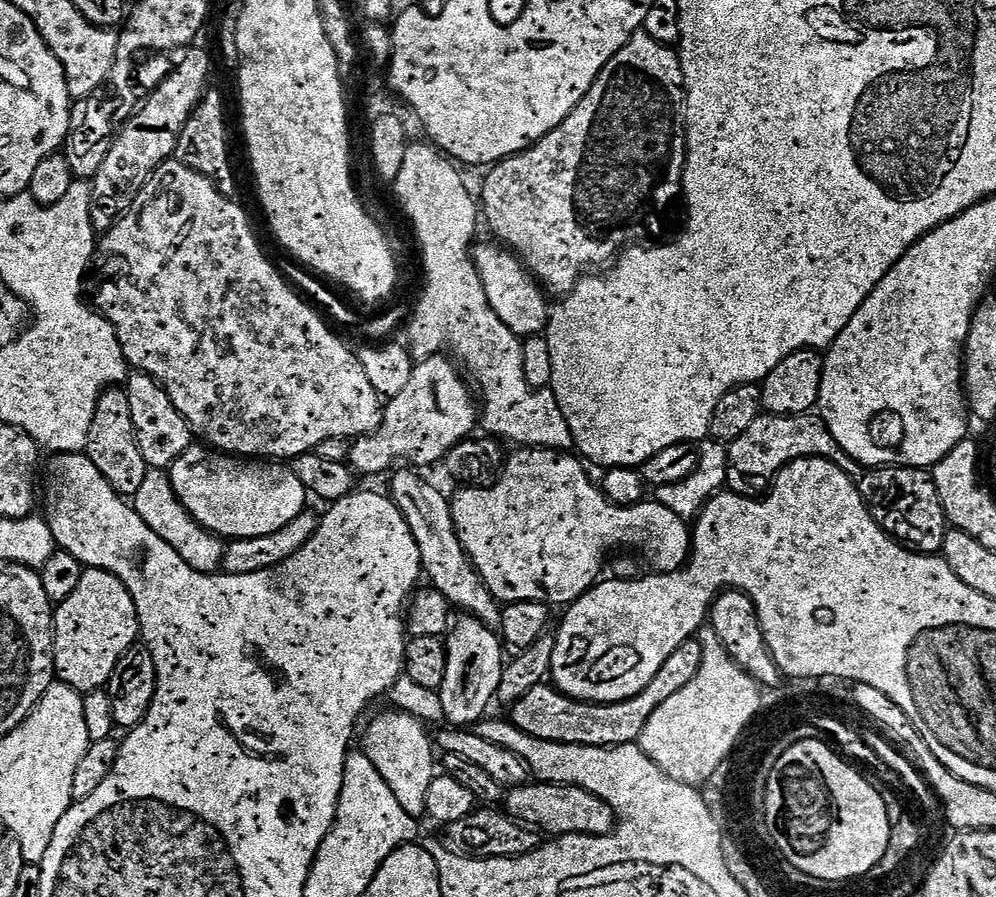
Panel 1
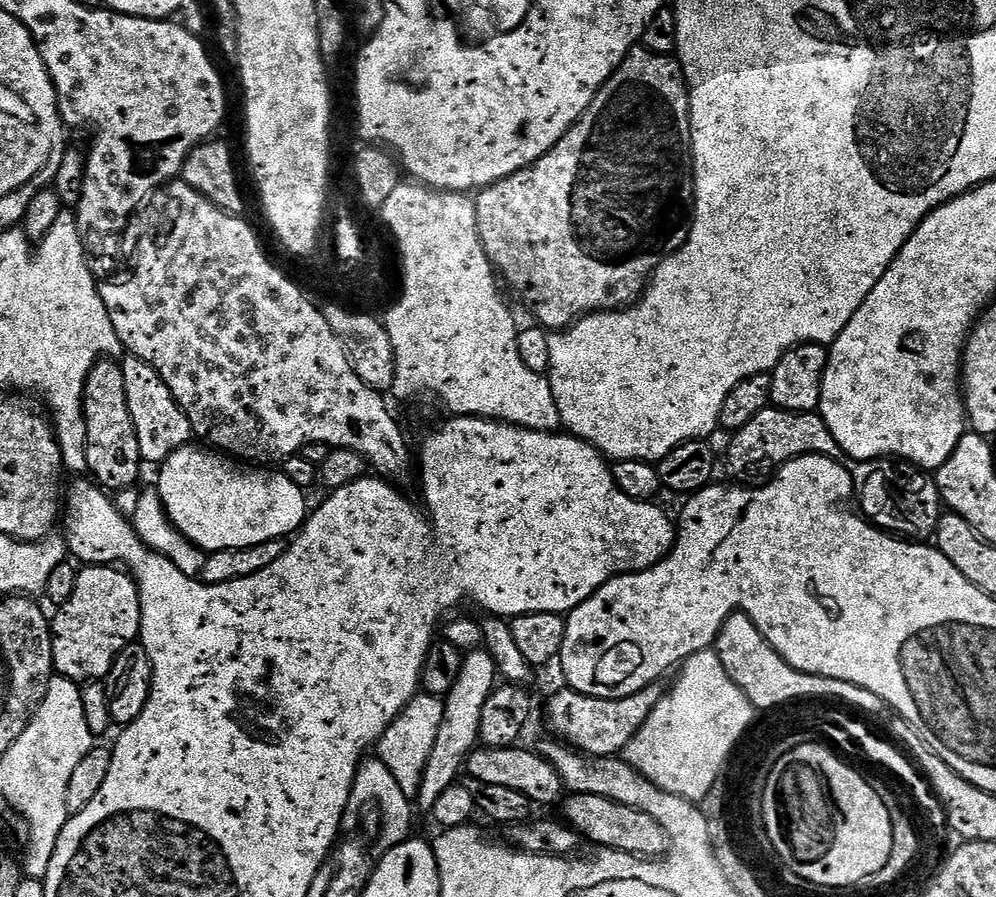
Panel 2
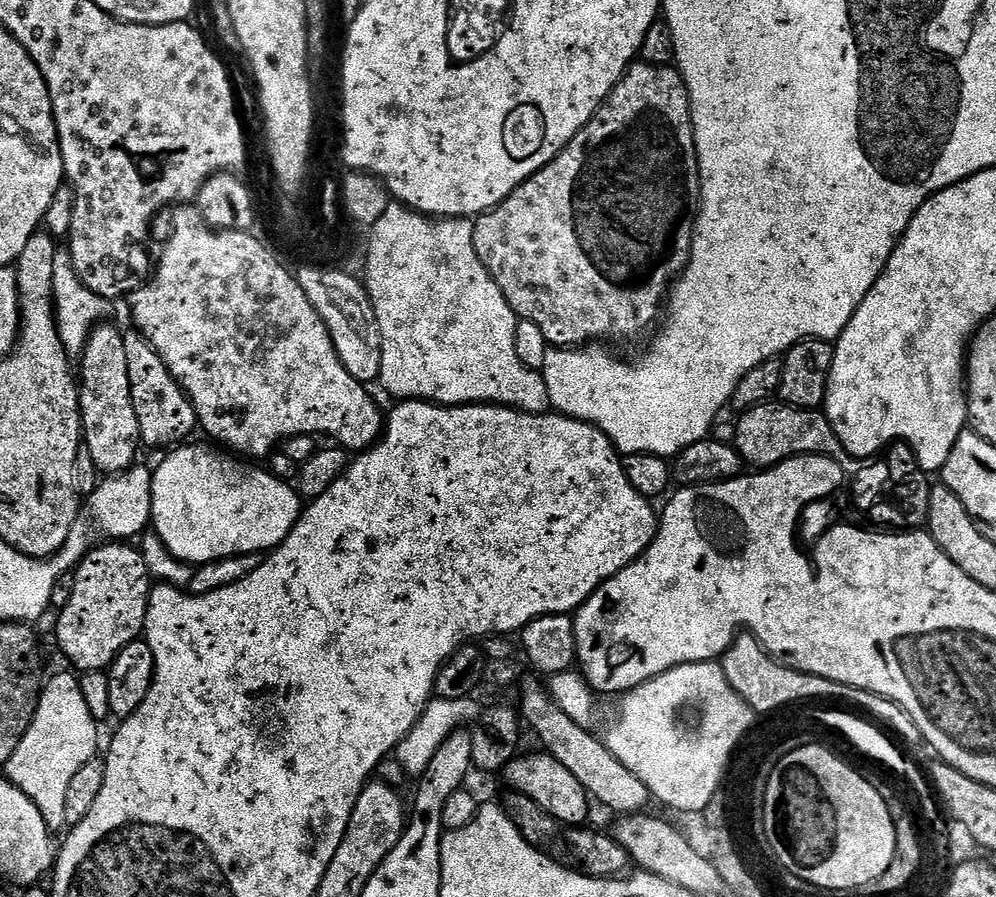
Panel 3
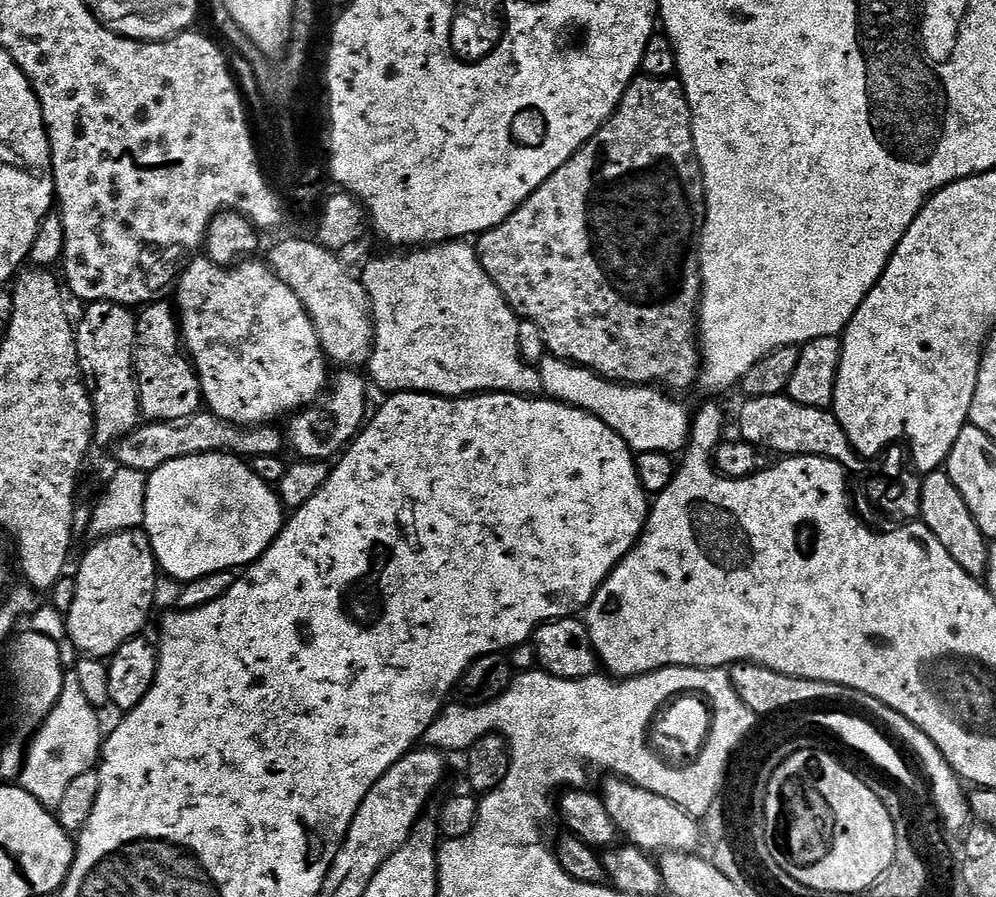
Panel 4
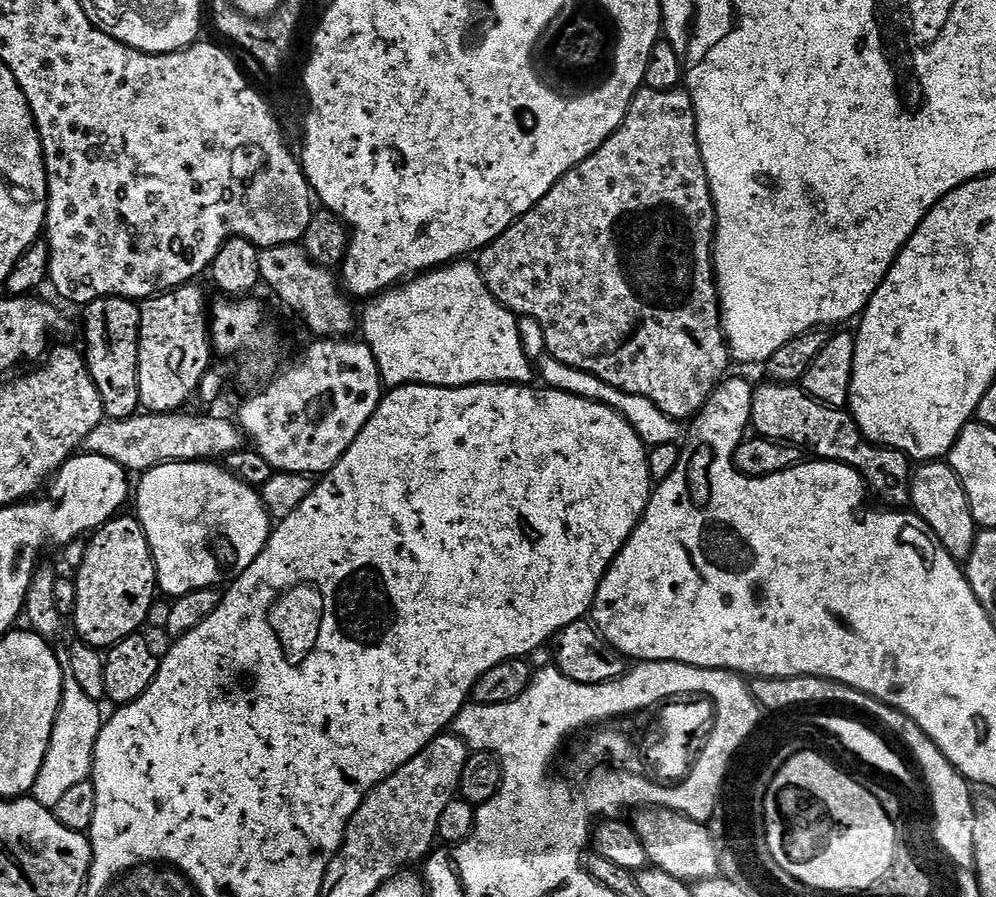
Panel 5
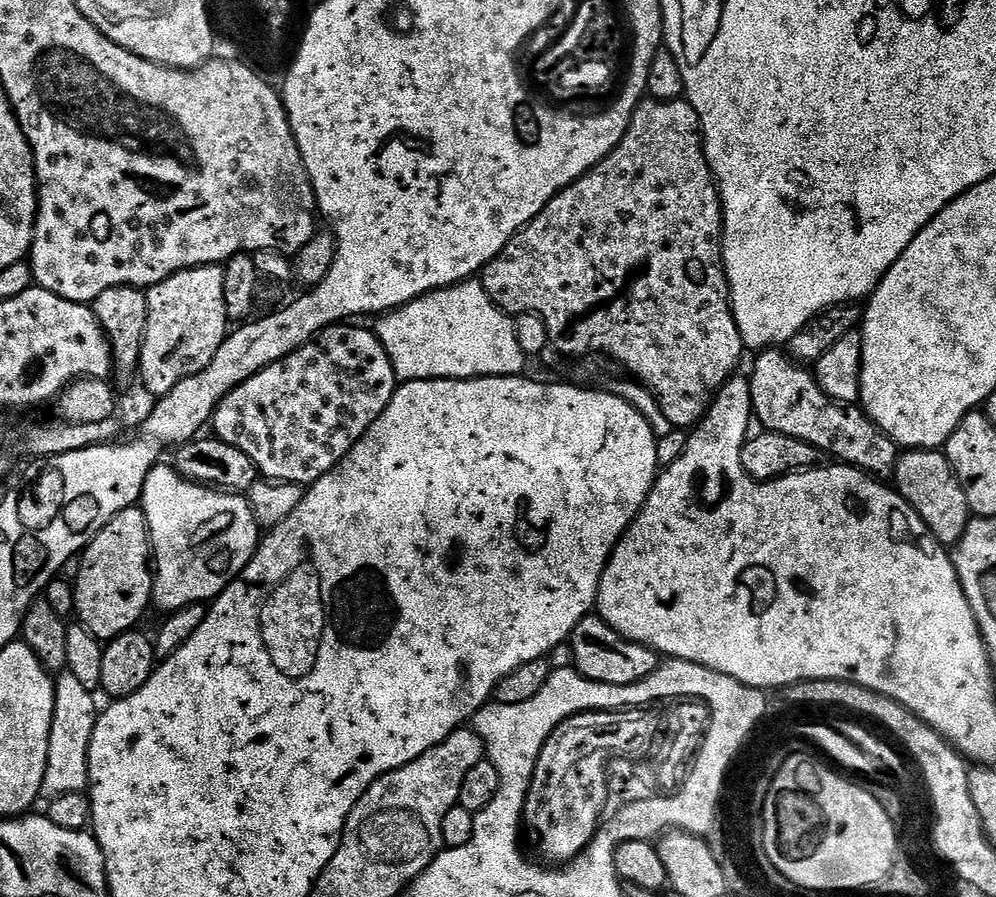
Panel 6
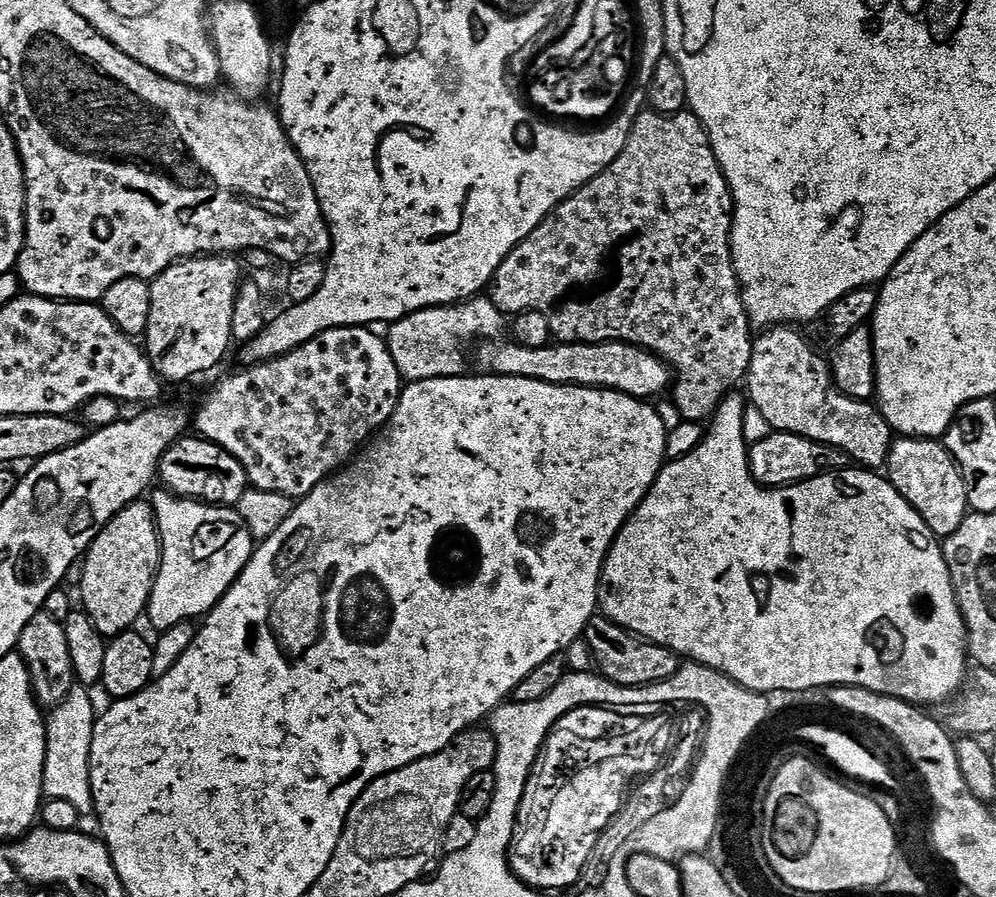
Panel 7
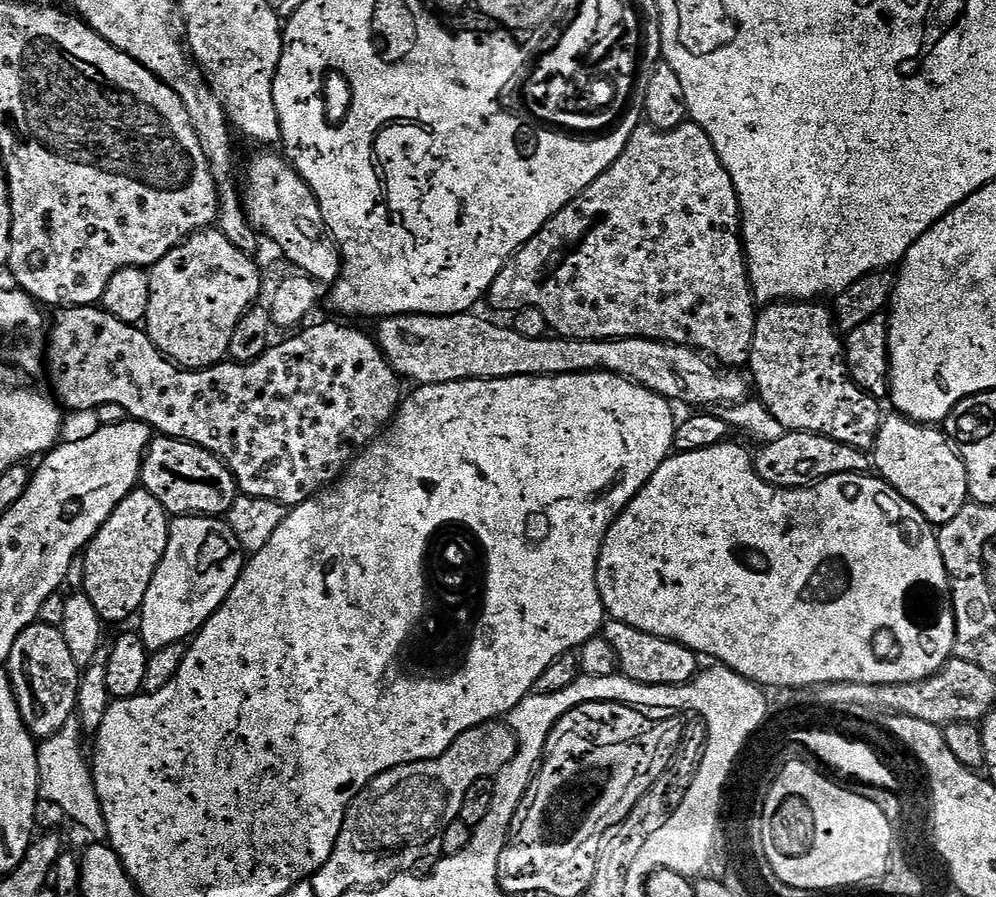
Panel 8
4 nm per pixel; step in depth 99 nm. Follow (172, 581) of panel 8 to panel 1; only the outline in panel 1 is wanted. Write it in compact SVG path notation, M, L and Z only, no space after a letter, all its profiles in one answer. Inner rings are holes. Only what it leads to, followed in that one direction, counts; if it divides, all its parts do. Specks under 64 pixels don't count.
M208 446L188 448L182 458L172 463L170 479L174 494L188 513L205 530L225 541L274 534L274 530L290 526L298 514L305 512L304 503L310 500L310 493L291 467L280 462L229 456Z

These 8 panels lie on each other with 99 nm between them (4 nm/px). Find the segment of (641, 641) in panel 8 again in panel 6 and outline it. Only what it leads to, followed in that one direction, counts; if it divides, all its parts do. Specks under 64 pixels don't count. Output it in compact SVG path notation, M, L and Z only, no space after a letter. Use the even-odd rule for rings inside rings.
M589 614L578 622L570 637L572 663L581 676L594 682L602 682L610 686L630 686L642 682L650 674L659 670L662 663L660 653L653 648L635 644L622 634L618 634L598 614Z

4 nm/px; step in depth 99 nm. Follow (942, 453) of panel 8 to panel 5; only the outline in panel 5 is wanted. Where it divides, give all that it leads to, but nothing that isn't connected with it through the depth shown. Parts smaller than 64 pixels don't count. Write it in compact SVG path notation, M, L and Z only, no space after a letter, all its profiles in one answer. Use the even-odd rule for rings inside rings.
M924 462L917 468L920 469L911 473L908 486L911 511L926 522L937 542L950 555L958 562L967 561L976 541L978 526L974 522L974 514L970 514L970 502L958 474L954 474L951 464L947 462Z

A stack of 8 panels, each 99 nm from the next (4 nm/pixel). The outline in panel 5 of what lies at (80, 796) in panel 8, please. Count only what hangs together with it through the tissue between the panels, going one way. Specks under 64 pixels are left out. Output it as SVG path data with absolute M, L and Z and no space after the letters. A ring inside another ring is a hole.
M71 678L65 679L62 686L62 702L54 722L54 730L50 738L50 746L46 750L46 758L42 762L42 770L38 770L38 778L34 782L30 793L31 799L40 803L43 808L53 809L55 804L79 783L87 781L92 774L92 755L96 749L96 739L102 727L102 715L100 716L101 705L90 699L87 694L82 694L82 686L74 682Z

